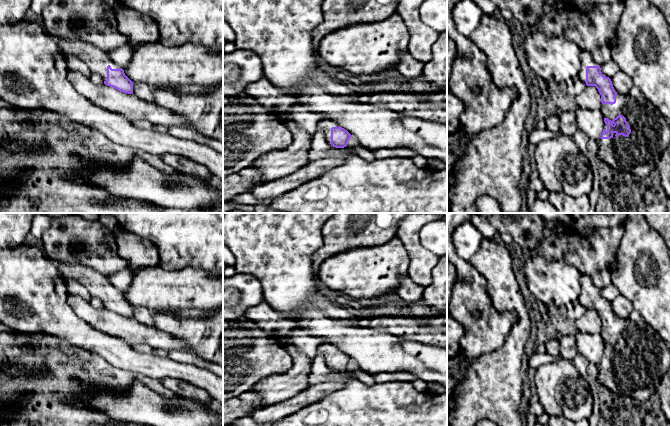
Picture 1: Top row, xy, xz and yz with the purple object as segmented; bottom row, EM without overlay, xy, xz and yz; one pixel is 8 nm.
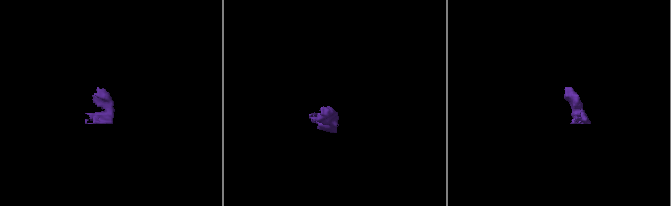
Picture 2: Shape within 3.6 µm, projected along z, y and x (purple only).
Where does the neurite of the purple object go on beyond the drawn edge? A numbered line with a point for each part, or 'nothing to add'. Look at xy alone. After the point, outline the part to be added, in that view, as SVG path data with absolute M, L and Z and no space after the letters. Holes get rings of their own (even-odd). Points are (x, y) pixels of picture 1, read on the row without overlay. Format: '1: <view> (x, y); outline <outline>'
1: xy (97, 284); outline M62 261L57 263L59 274L67 281L73 279L87 288L92 297L97 297L103 305L107 304L107 290L119 293L109 281L108 276L88 267L78 261Z

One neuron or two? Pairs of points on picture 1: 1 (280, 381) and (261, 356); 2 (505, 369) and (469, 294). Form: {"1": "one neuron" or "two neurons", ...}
{"1": "two neurons", "2": "two neurons"}

